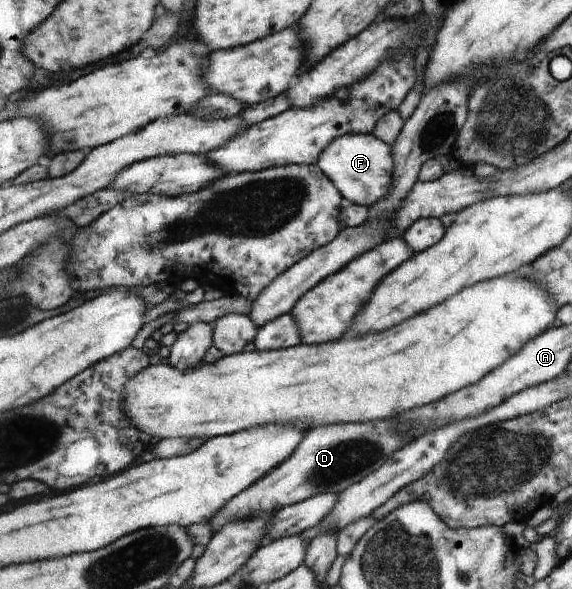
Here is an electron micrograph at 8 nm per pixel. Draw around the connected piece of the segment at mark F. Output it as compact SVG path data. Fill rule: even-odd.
M351 133L335 139L329 143L315 164L333 181L342 197L351 200L353 205L363 205L367 208L371 208L388 195L395 175L392 147L371 133Z

